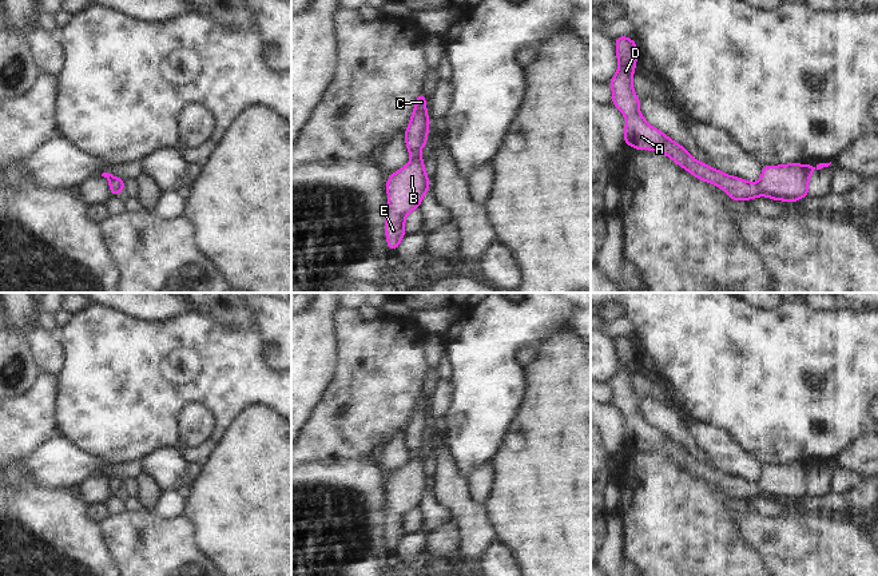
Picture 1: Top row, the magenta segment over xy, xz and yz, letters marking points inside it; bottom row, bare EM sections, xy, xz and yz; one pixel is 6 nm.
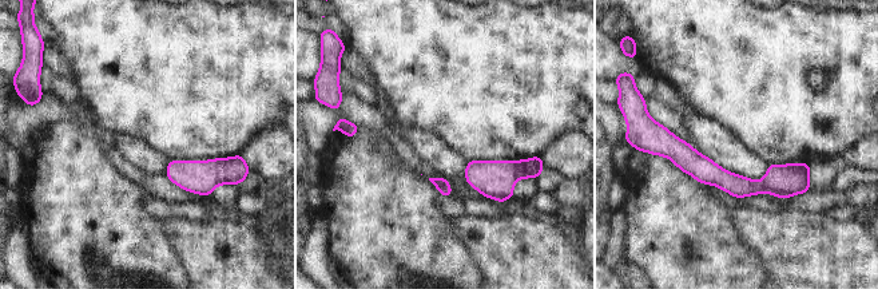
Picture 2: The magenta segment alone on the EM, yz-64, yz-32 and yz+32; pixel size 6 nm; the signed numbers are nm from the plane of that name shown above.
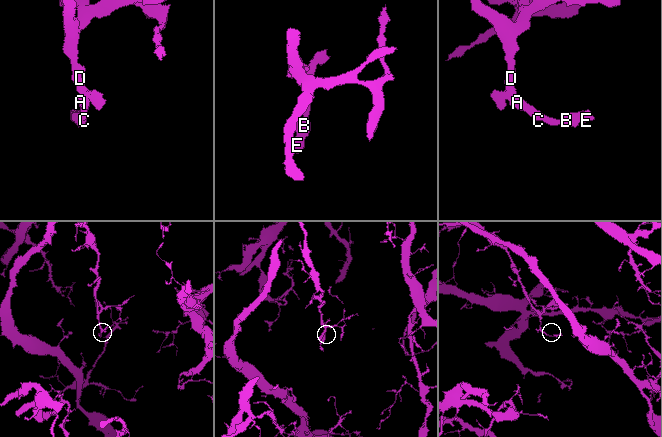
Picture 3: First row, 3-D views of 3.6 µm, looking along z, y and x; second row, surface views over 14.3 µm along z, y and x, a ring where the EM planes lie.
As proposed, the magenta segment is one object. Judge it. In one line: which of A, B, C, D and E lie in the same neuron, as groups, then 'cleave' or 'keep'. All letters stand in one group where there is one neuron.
A B C D E; keep

